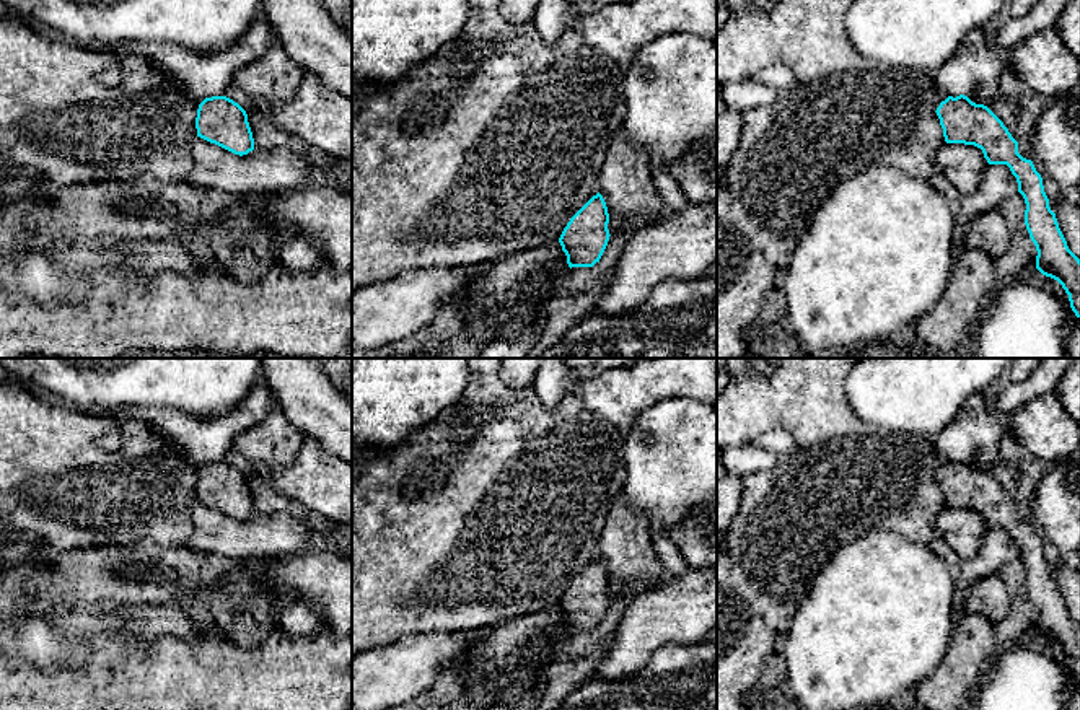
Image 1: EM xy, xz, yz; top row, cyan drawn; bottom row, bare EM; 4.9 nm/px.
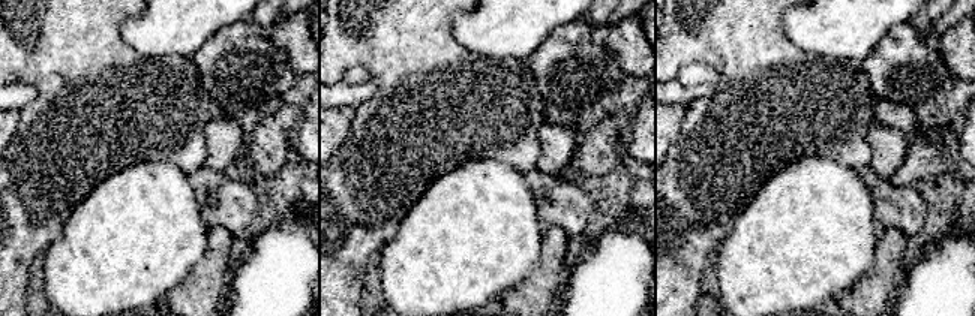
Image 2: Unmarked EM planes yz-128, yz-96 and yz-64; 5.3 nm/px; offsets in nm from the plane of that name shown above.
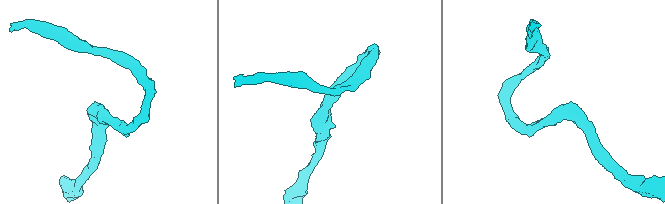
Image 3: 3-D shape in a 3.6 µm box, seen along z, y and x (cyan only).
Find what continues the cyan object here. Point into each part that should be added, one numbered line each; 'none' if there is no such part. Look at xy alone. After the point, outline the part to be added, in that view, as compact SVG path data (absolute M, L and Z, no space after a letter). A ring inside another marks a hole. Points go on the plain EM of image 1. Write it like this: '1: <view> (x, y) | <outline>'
none

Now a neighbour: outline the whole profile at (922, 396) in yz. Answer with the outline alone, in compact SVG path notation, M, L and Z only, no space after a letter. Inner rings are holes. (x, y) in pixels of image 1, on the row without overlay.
M860 358L847 373L849 405L870 425L938 438L964 402L987 389L1010 358Z

